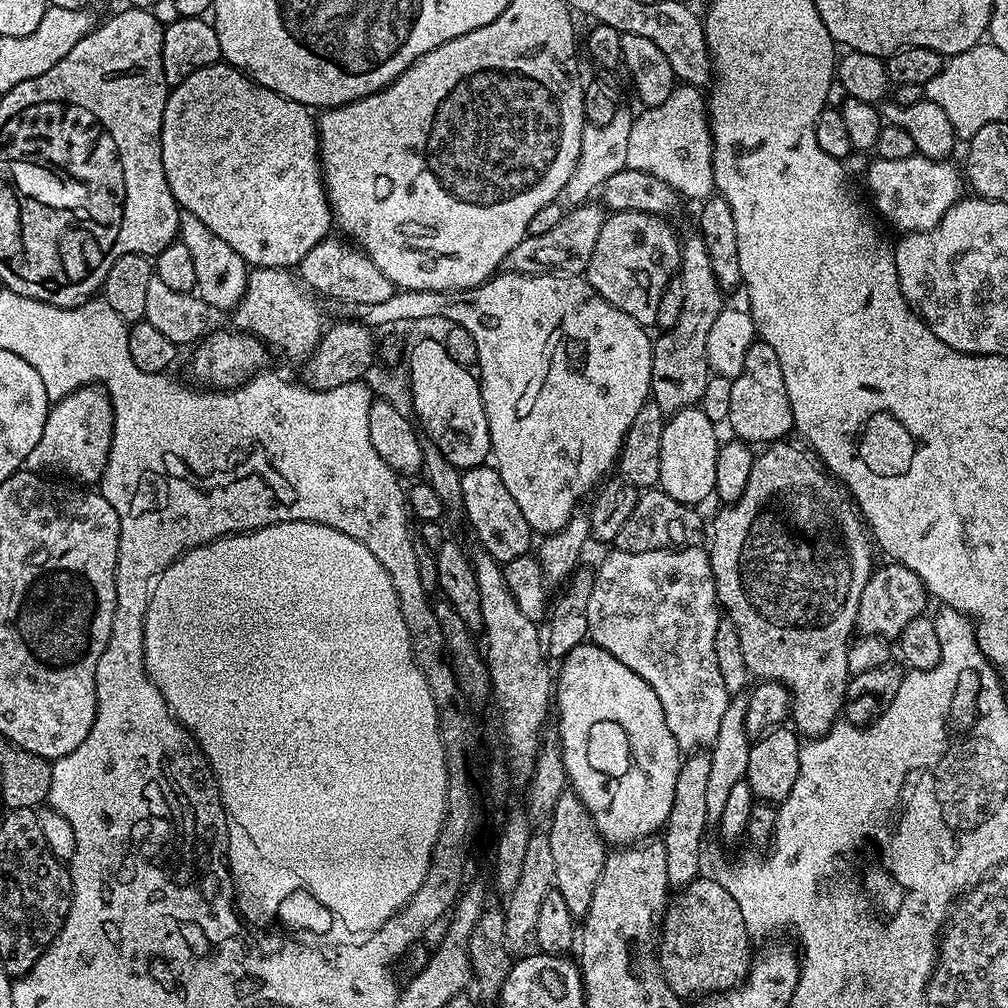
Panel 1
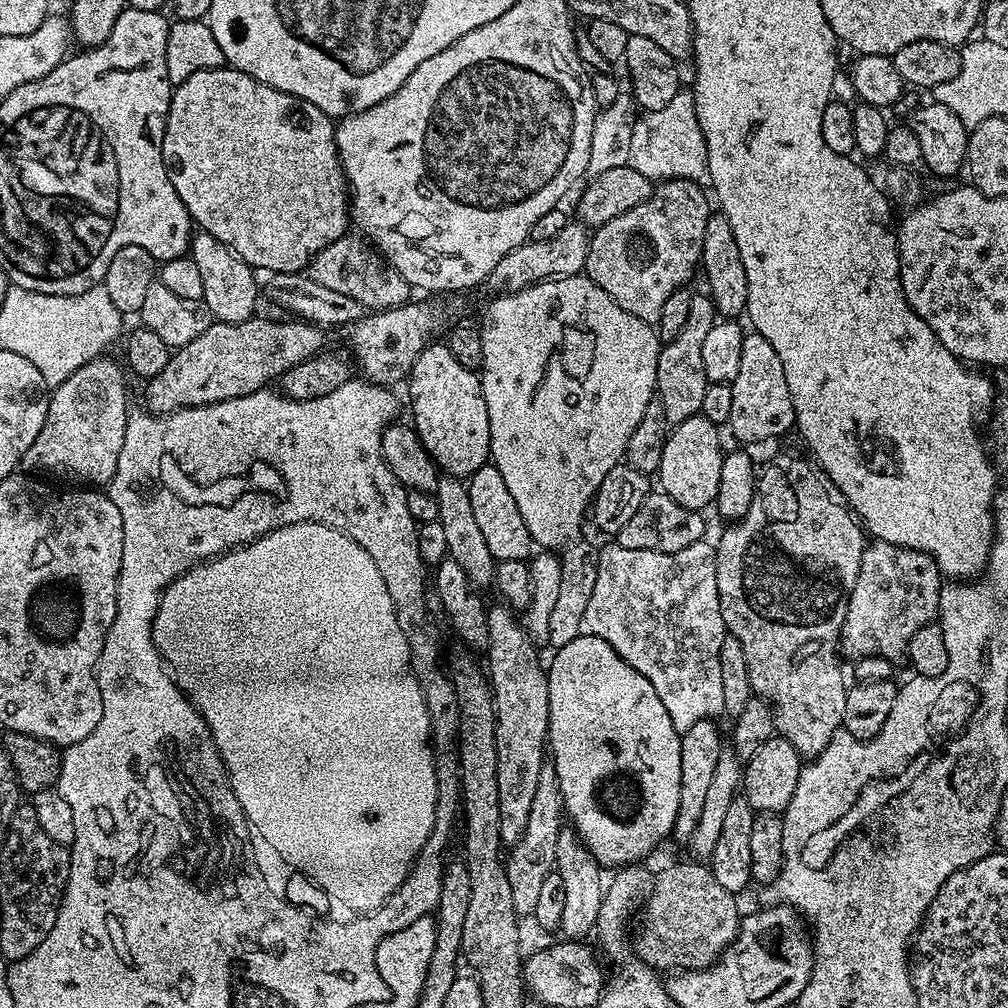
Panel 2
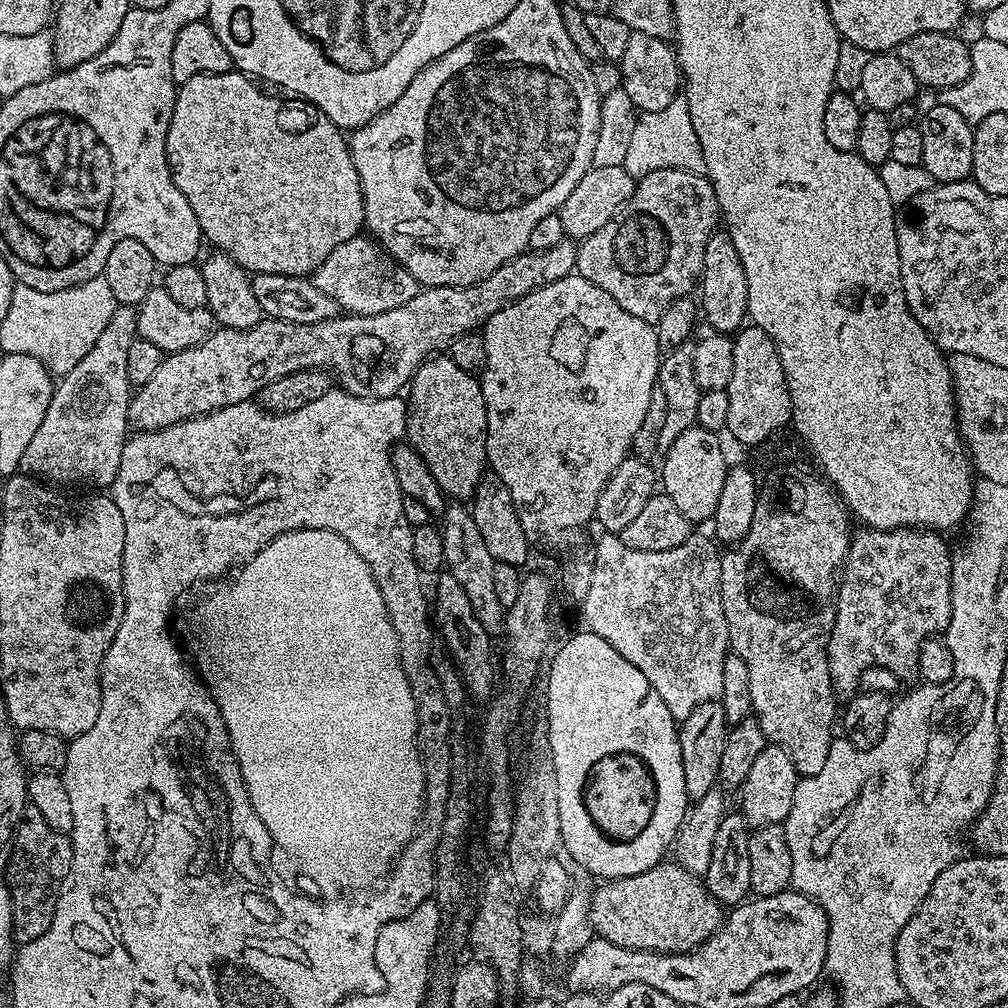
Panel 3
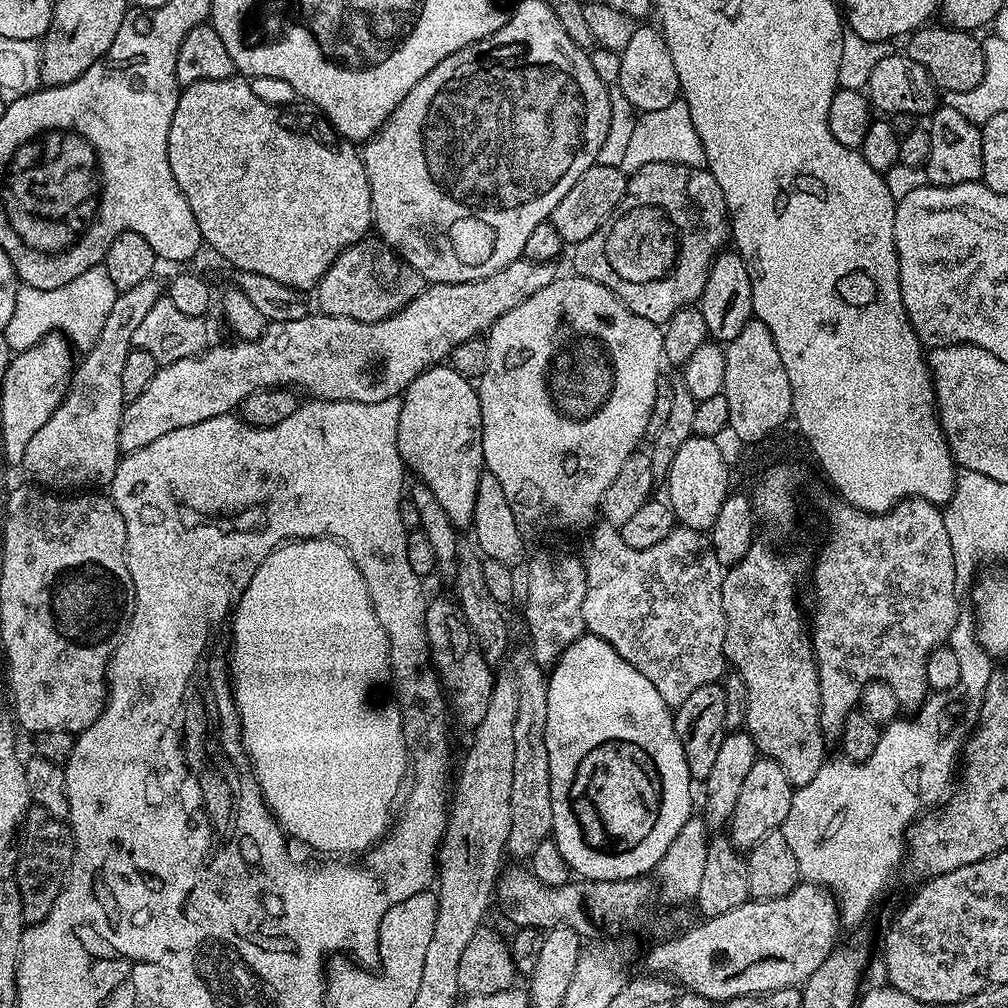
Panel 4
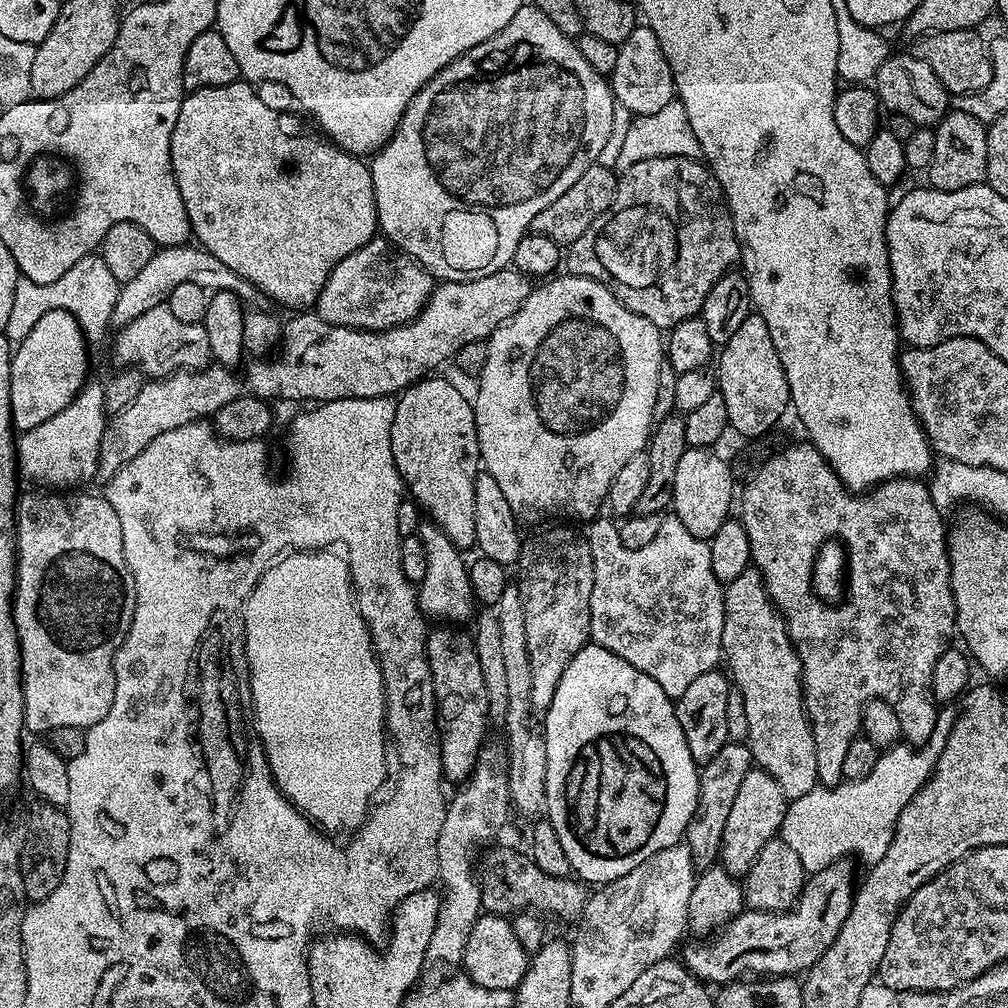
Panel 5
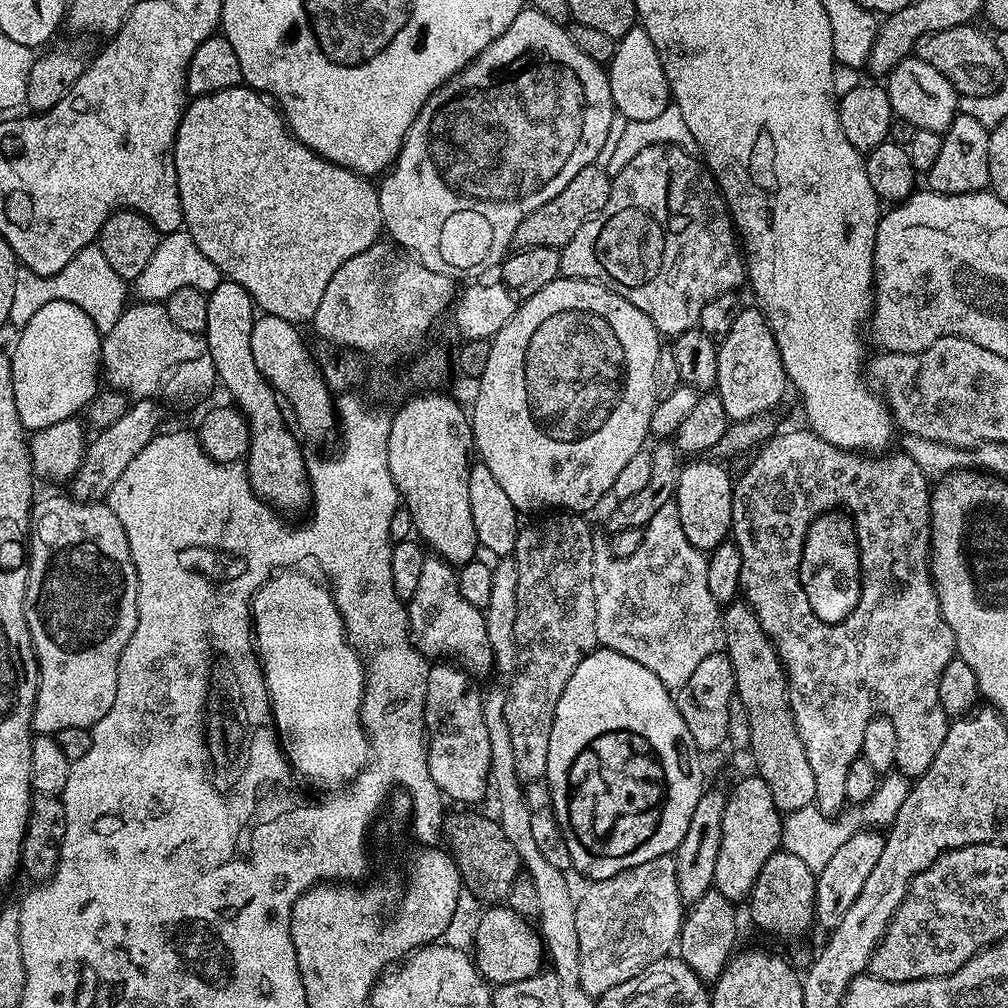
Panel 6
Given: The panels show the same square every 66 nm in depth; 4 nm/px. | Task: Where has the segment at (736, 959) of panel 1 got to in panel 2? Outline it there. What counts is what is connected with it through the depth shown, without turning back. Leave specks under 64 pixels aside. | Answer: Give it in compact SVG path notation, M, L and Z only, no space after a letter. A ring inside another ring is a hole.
M692 863L696 864L672 864L669 866L669 868L662 869L660 873L657 871L652 882L652 890L648 893L642 904L642 912L644 908L644 929L642 929L641 932L637 934L636 940L634 936L634 951L636 955L639 956L640 959L648 965L649 968L660 974L690 972L698 968L710 967L710 965L712 965L712 963L715 962L716 959L718 959L723 954L723 952L726 951L731 944L733 944L734 941L736 941L736 935L740 929L742 911L740 912L739 906L736 905L736 901L738 901L737 897L727 892L725 887L723 887L721 883L719 883L717 879L714 878L714 874L711 872L707 863Z

